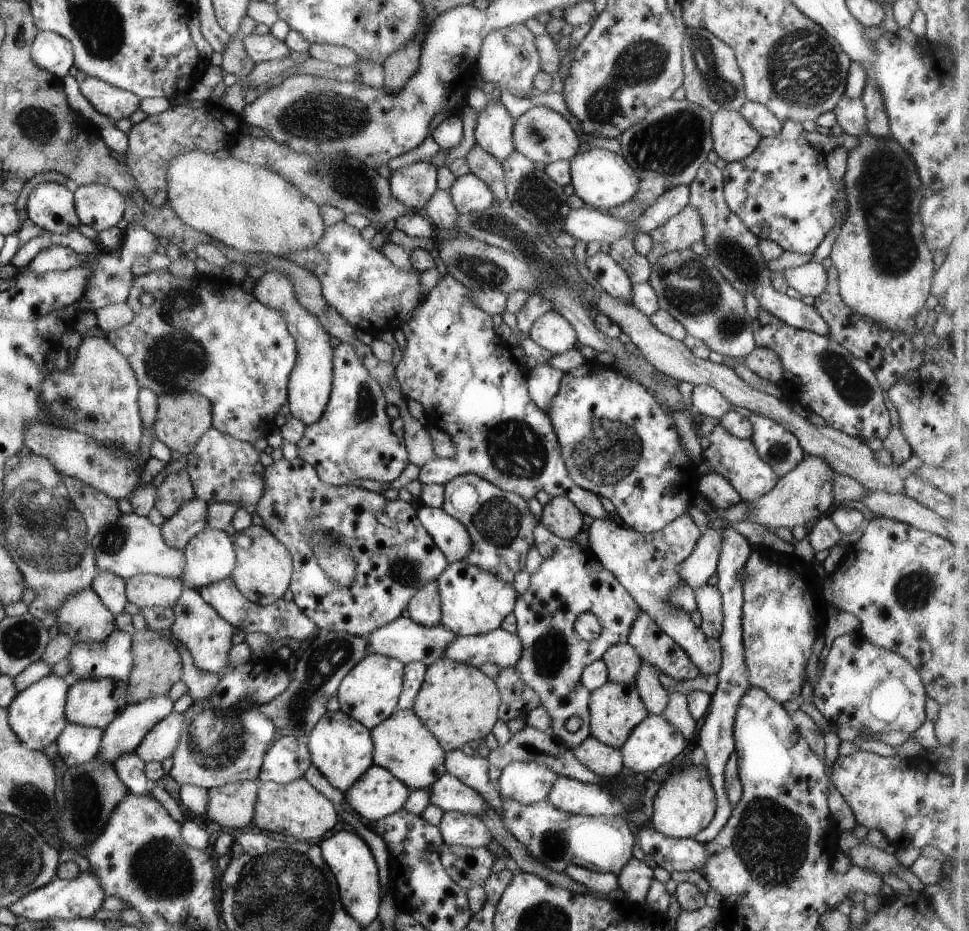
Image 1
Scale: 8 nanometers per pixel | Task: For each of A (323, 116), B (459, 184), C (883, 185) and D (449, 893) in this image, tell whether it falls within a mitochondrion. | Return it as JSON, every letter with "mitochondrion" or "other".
{"A":"mitochondrion","B":"other","C":"mitochondrion","D":"other"}

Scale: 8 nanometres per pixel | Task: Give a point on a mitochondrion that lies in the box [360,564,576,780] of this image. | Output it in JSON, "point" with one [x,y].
{"point":[540,650]}

